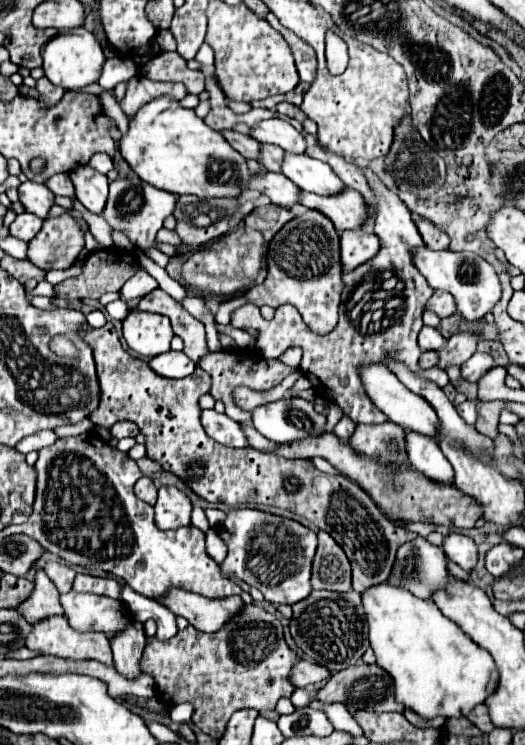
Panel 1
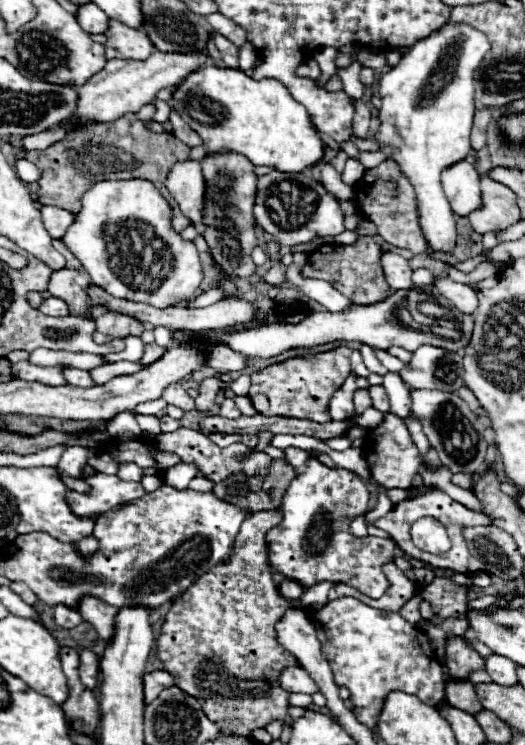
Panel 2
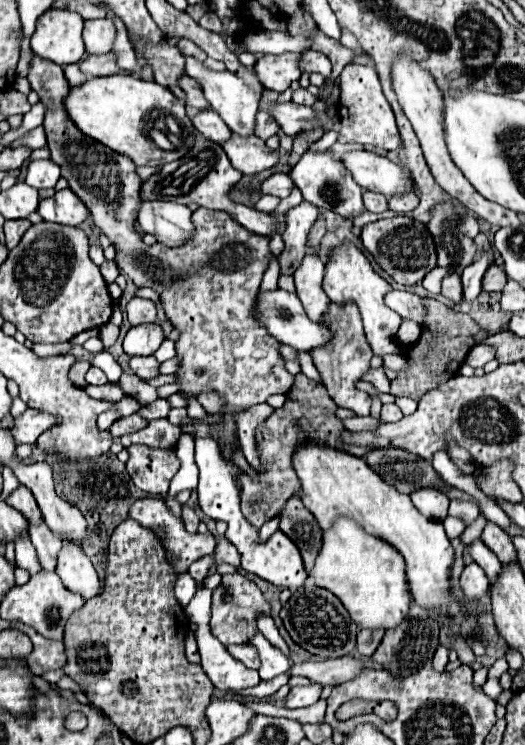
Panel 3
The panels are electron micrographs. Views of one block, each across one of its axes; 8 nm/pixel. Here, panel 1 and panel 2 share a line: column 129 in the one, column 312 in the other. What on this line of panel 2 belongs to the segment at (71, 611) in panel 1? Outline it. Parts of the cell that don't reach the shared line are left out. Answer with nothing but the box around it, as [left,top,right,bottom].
[310,598,444,728]

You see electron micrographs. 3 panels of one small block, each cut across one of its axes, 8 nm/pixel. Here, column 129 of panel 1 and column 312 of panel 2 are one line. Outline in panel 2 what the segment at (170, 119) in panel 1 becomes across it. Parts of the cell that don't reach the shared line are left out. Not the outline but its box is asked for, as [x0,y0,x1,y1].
[170,66,324,172]

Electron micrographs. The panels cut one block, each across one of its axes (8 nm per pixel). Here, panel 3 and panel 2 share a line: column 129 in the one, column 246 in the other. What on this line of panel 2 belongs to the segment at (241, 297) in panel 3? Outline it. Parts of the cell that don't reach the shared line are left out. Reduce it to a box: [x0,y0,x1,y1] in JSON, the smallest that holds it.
[200,152,256,276]

